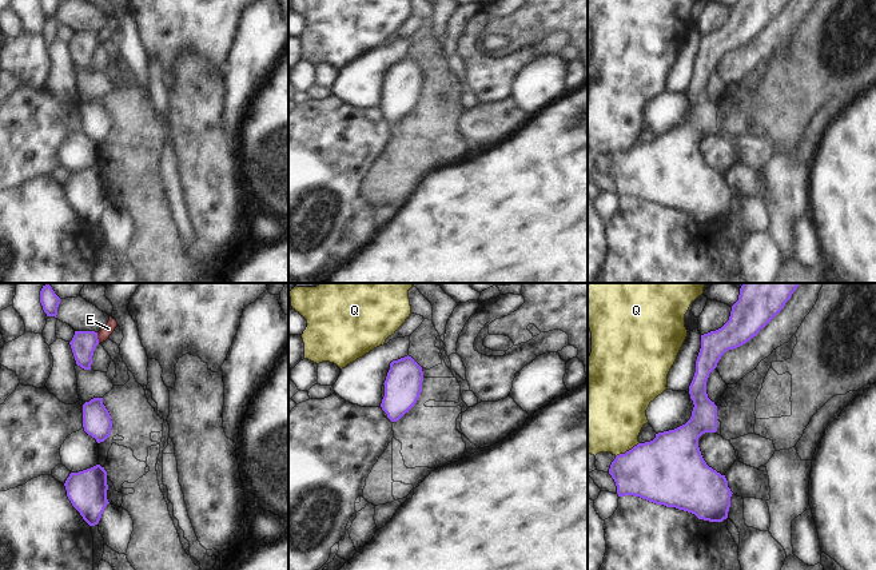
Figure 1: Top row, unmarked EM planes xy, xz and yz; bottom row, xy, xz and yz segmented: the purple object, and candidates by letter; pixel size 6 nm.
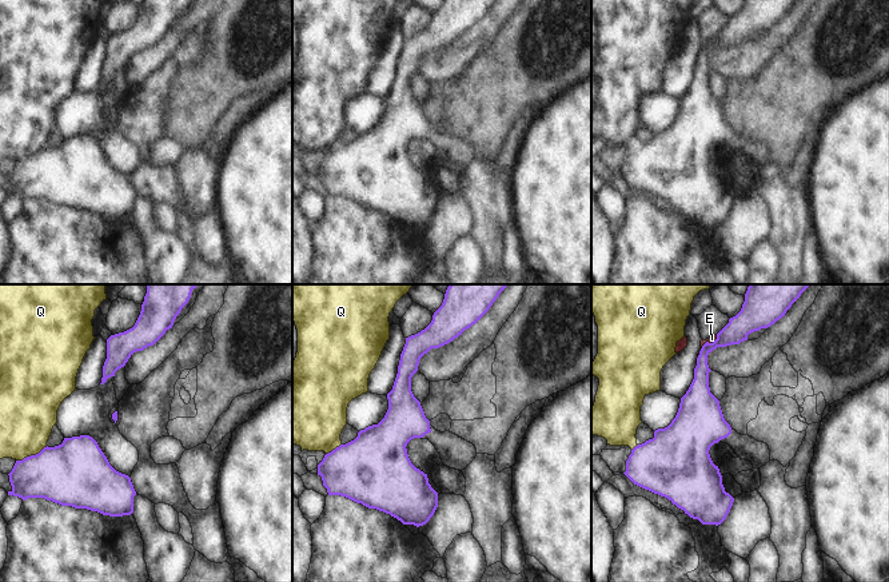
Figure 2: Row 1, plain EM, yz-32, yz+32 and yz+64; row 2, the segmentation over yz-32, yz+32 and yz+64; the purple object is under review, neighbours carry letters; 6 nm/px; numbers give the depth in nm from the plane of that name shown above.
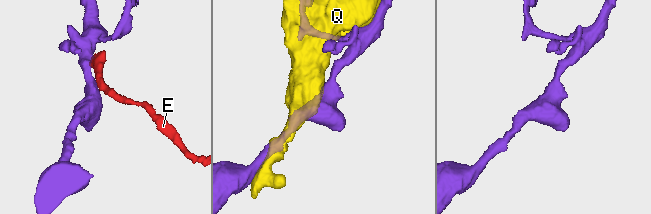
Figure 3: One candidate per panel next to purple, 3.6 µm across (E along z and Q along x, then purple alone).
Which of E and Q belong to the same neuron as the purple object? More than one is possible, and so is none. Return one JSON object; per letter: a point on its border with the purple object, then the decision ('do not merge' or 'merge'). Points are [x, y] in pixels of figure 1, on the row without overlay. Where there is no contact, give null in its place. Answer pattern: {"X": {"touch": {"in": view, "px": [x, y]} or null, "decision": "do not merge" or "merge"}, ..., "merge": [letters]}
{"E": {"touch": {"in": "xy", "px": [96, 39]}, "decision": "do not merge"}, "Q": {"touch": {"in": "yz", "px": [626, 152]}, "decision": "do not merge"}, "merge": []}

